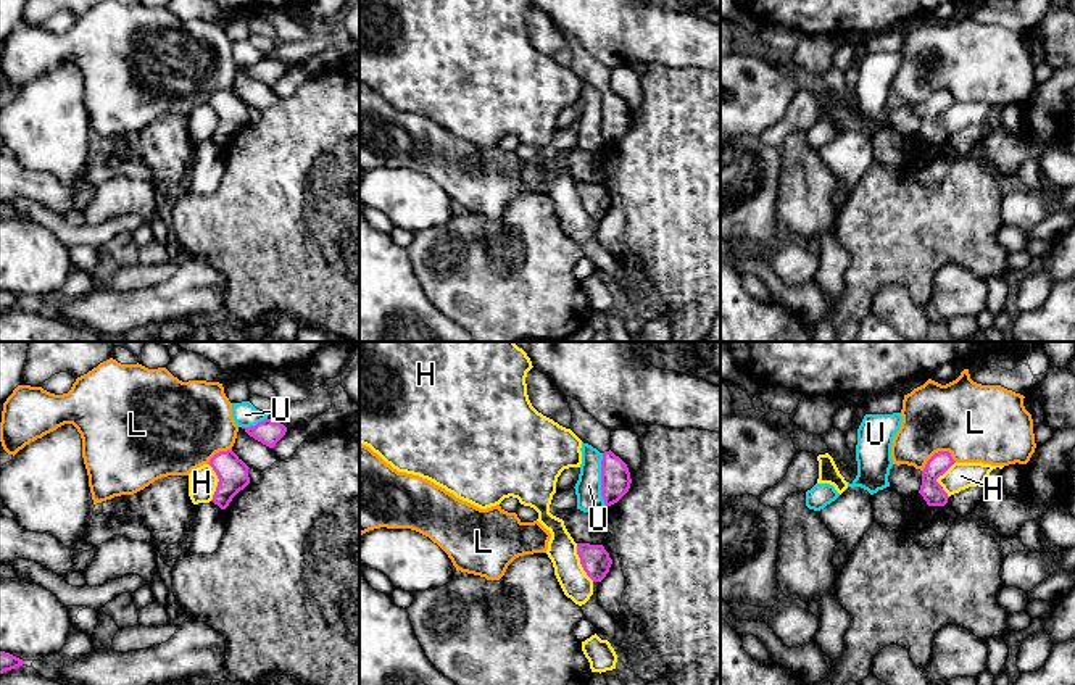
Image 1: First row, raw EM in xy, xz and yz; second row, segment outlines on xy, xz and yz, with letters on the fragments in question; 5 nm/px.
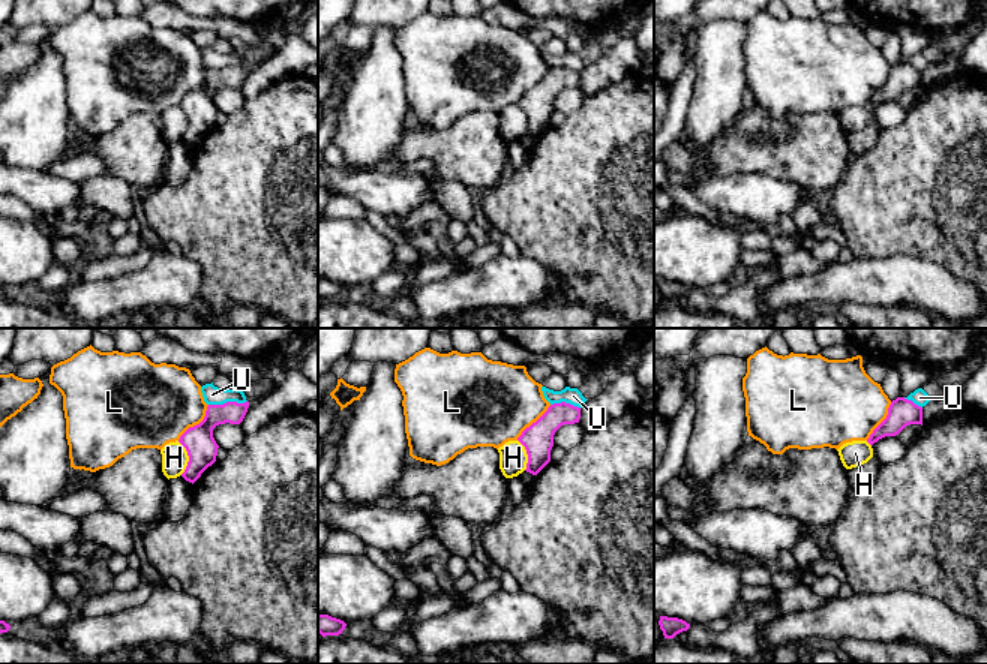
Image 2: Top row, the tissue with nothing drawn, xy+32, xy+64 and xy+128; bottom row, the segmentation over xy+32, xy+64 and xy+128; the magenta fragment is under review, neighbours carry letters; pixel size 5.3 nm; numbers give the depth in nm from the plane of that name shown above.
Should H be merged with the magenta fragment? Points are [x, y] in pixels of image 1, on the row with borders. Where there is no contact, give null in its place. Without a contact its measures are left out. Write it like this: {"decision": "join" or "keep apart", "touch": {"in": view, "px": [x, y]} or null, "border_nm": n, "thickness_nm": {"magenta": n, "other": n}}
{"decision": "keep apart", "touch": {"in": "xz", "px": [581, 563]}, "border_nm": 220, "thickness_nm": {"magenta": 150, "other": 150}}

